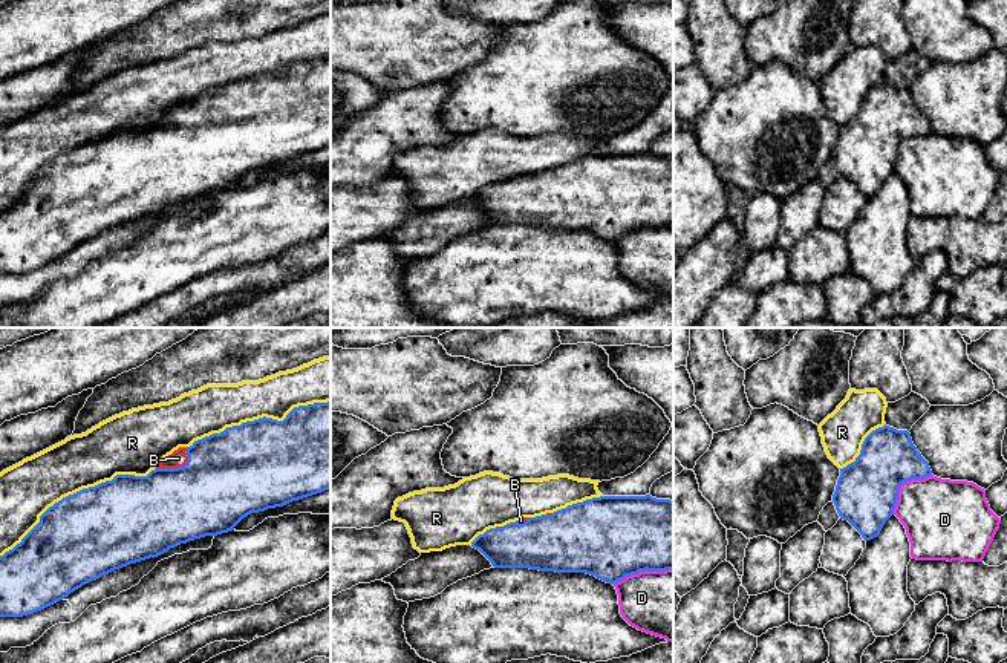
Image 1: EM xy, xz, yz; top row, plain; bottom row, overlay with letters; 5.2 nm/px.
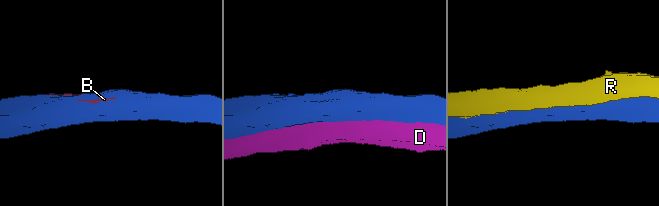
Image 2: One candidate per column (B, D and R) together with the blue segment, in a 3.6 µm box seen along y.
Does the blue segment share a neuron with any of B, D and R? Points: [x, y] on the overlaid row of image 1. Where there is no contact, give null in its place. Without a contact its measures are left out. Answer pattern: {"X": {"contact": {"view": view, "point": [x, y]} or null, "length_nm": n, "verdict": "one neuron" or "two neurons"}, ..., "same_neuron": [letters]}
{"B": {"contact": {"view": "xy", "point": [178, 467]}, "length_nm": 200, "verdict": "one neuron"}, "D": {"contact": {"view": "xz", "point": [642, 570]}, "length_nm": 340, "verdict": "two neurons"}, "R": {"contact": {"view": "xy", "point": [77, 492]}, "length_nm": 950, "verdict": "two neurons"}, "same_neuron": ["B"]}

